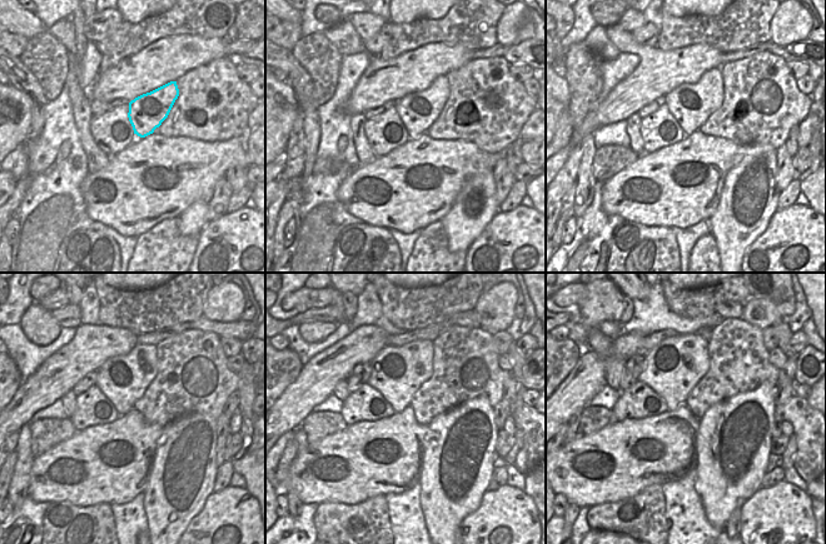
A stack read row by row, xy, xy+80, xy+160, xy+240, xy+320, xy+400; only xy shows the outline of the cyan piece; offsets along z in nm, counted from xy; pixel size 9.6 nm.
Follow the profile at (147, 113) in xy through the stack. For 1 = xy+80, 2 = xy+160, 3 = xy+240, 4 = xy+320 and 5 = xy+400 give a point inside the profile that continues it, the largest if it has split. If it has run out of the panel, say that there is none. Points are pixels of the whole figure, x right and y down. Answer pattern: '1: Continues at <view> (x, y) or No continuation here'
1: Continues at xy+80 (418, 110)
2: Continues at xy+160 (691, 104)
3: Continues at xy+240 (124, 379)
4: Continues at xy+320 (397, 372)
5: Continues at xy+400 (672, 368)

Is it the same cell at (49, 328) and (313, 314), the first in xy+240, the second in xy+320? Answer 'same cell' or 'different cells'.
different cells

